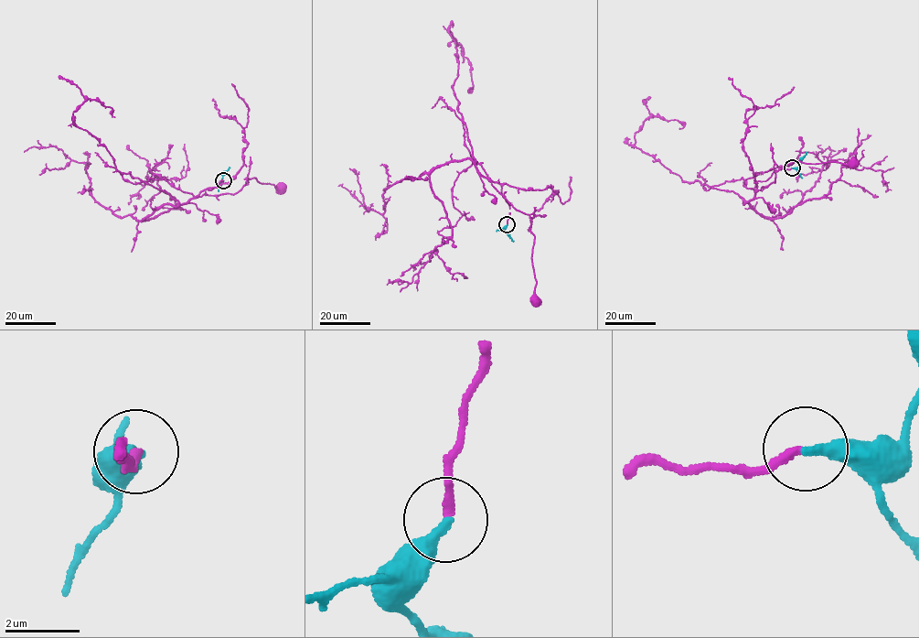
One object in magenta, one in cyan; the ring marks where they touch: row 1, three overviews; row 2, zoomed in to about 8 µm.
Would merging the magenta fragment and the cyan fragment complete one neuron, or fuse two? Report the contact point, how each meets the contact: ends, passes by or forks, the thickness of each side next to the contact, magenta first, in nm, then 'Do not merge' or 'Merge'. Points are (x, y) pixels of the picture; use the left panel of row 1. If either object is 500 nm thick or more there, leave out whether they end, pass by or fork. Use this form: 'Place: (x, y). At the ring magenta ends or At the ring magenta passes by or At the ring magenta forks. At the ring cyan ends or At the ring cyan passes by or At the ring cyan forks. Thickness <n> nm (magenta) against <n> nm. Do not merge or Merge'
Place: (223, 180). At the ring magenta ends. At the ring cyan ends. Thickness 220 nm (magenta) against 320 nm. Merge

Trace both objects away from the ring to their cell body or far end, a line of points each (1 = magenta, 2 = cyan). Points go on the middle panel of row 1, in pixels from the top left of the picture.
1: (507, 224), (509, 207), (501, 194), (501, 186), (491, 181), (505, 199), (529, 216), (531, 221), (536, 300)
2: (507, 224), (504, 231), (513, 242)

